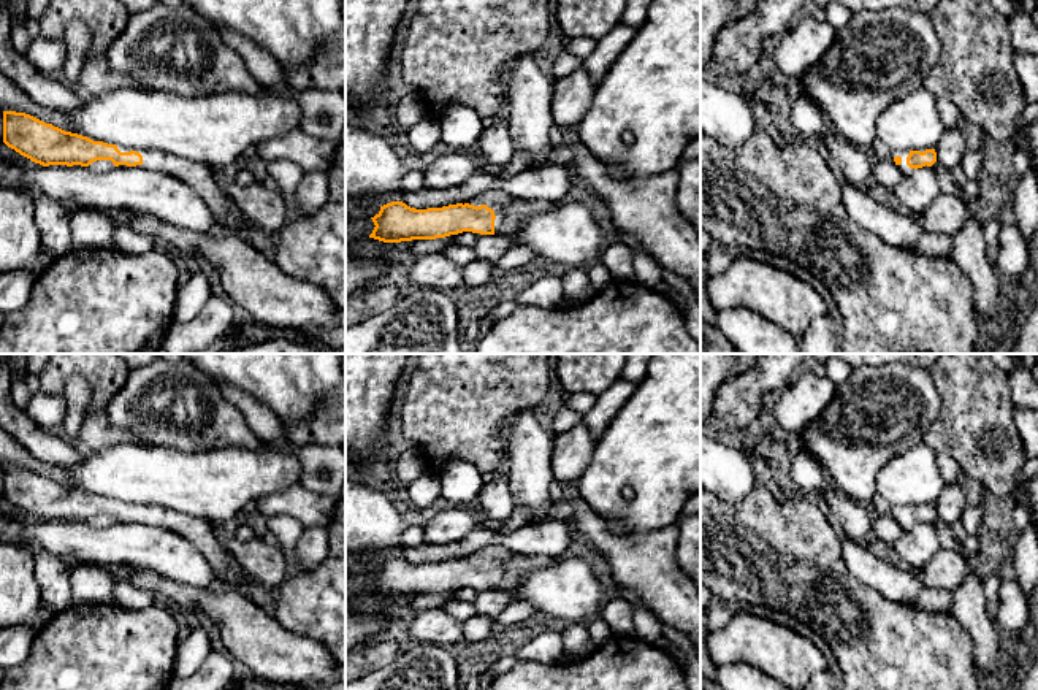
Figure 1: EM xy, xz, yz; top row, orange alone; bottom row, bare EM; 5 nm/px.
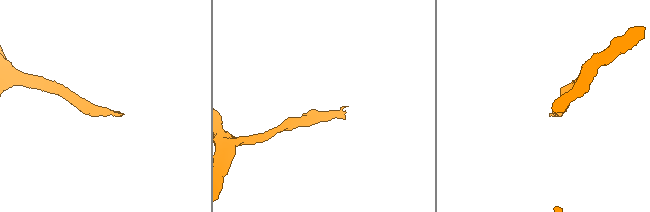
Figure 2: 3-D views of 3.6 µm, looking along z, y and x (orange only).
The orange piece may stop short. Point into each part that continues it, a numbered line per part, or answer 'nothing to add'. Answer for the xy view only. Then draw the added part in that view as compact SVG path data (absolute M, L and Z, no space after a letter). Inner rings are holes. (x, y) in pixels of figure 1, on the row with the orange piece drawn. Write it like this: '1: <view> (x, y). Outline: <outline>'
1: xy (194, 173). Outline: M117 146L120 152L136 151L143 155L143 163L136 167L119 165L122 168L141 168L151 171L165 171L187 186L190 186L211 208L212 214L217 219L217 224L222 224L222 219L236 208L230 195L220 187L219 181L212 178L212 168L204 167L200 162L182 159L173 154L162 151L146 151L146 149L132 149Z

